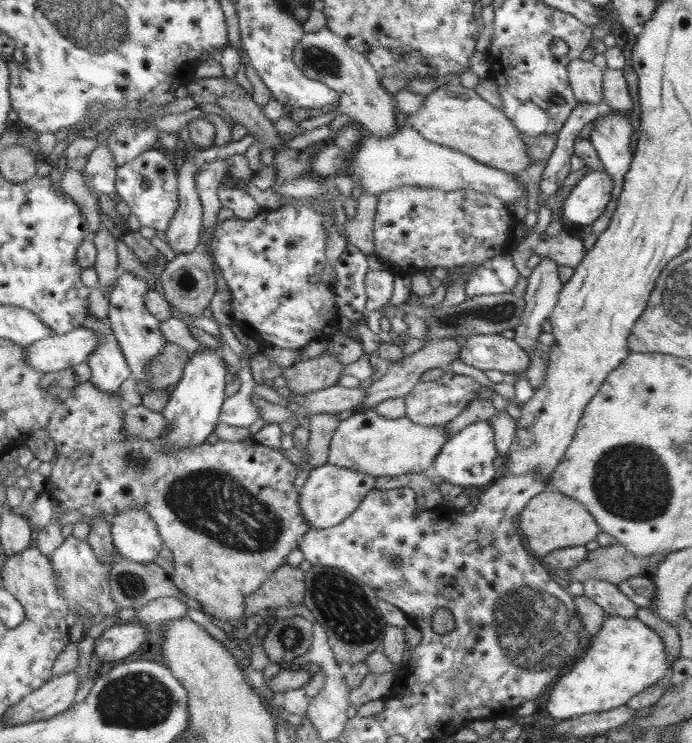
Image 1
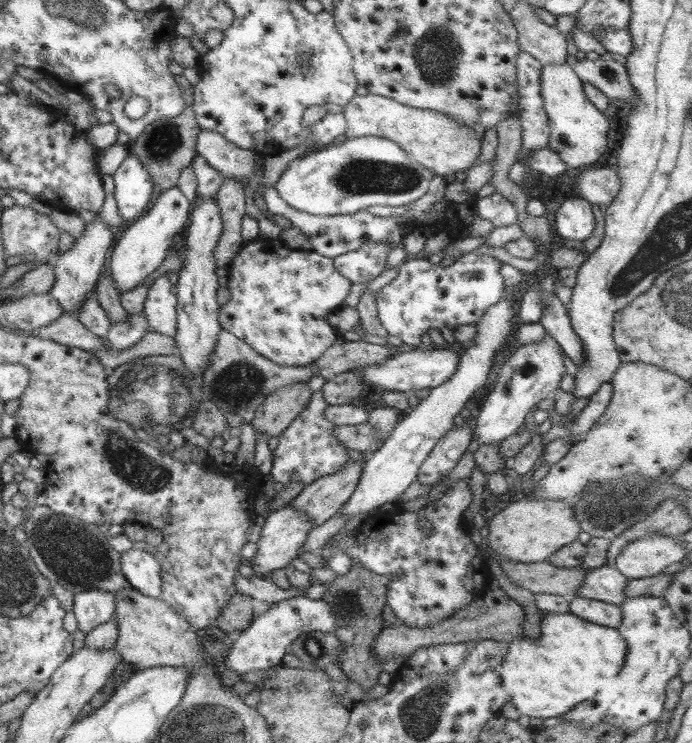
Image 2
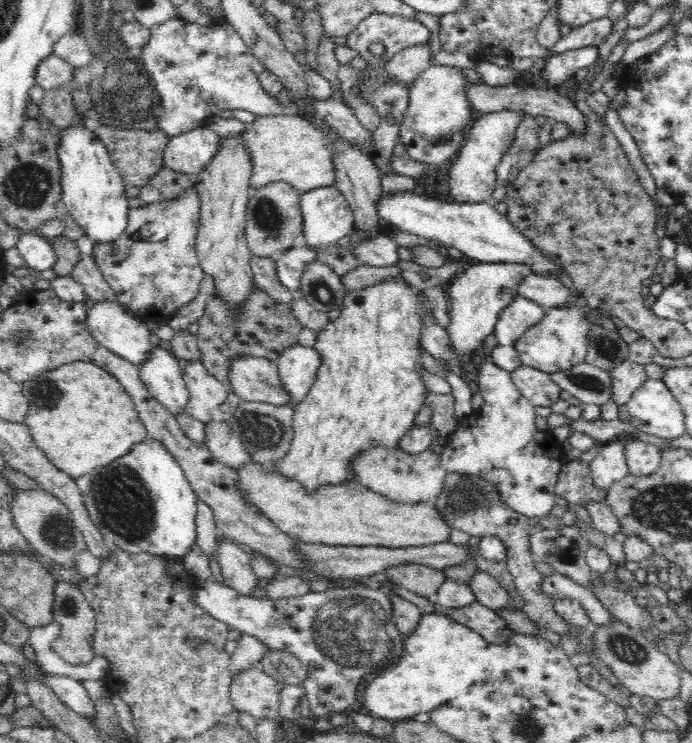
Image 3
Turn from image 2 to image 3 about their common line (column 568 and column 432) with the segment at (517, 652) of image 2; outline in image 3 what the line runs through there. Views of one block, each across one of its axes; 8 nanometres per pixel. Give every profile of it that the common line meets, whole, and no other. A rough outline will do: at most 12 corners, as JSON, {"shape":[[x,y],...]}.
{"shape":[[424,614],[362,704],[402,722],[460,696],[490,642]]}

